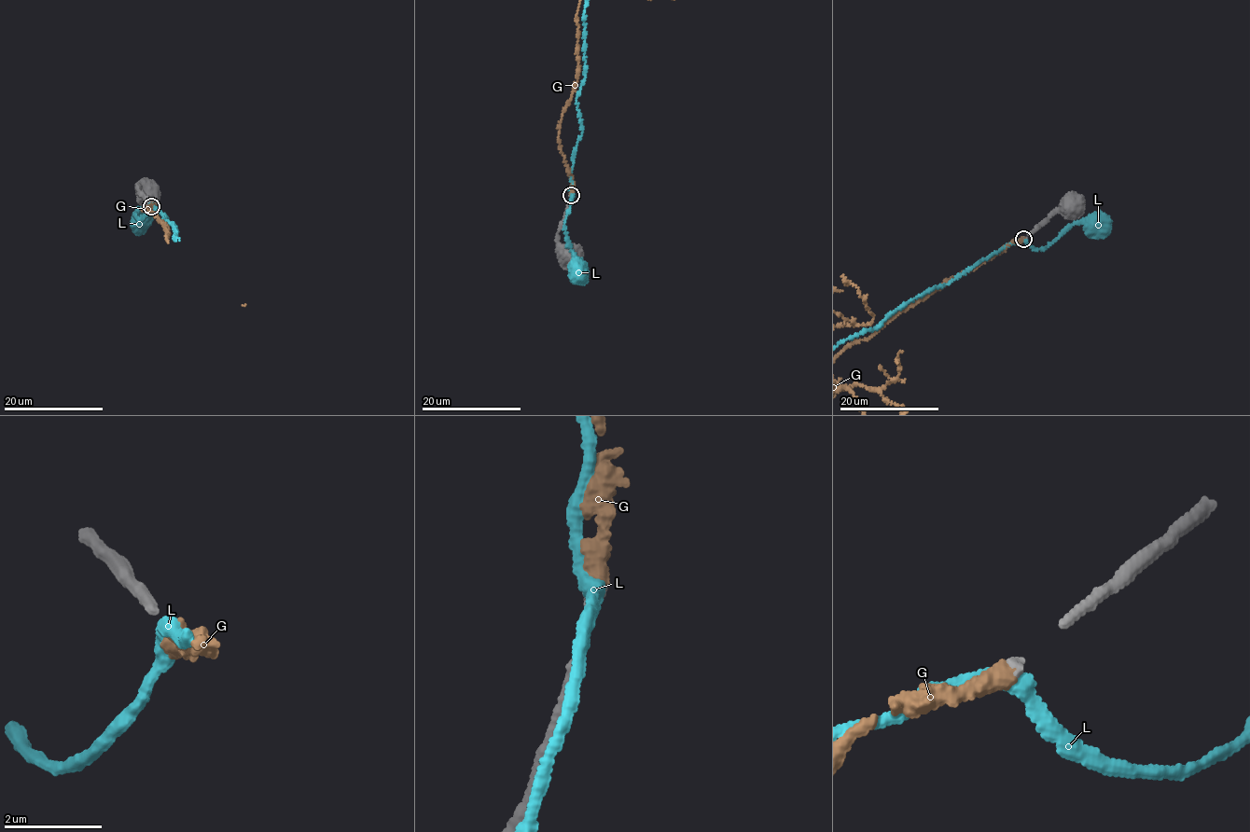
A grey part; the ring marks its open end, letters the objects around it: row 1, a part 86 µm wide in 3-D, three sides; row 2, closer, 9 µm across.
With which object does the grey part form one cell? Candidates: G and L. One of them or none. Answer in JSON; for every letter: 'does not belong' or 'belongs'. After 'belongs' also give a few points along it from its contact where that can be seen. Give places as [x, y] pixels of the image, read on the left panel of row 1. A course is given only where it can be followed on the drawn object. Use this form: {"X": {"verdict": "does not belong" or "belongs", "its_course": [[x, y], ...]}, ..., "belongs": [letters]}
{"G": {"verdict": "belongs"}, "L": {"verdict": "does not belong"}, "belongs": ["G"]}

